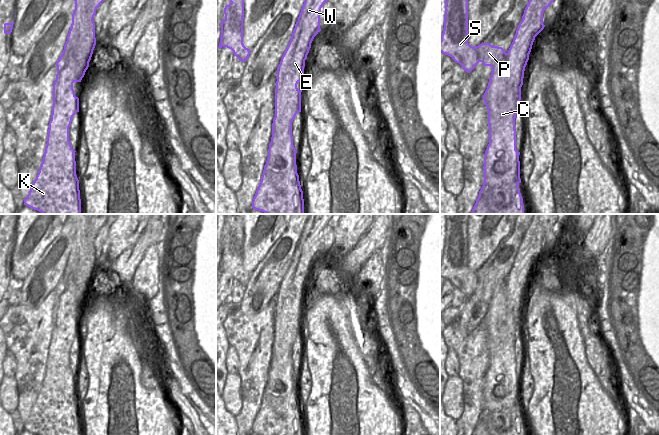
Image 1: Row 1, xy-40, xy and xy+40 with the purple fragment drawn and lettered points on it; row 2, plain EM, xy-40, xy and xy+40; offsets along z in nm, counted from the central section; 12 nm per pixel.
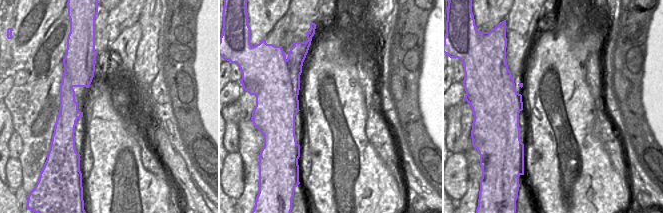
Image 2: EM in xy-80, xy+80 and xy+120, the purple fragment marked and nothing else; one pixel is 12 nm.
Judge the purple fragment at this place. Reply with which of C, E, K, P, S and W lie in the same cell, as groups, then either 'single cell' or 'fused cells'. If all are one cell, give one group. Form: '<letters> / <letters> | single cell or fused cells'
C E K W / P S | fused cells

